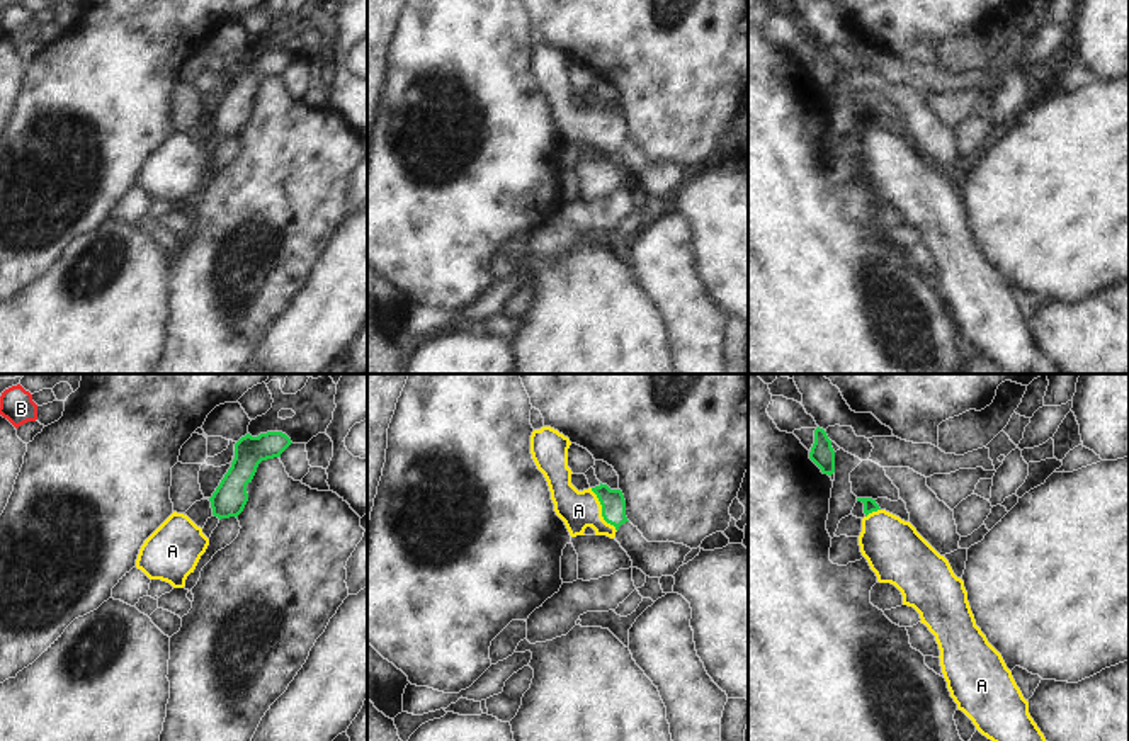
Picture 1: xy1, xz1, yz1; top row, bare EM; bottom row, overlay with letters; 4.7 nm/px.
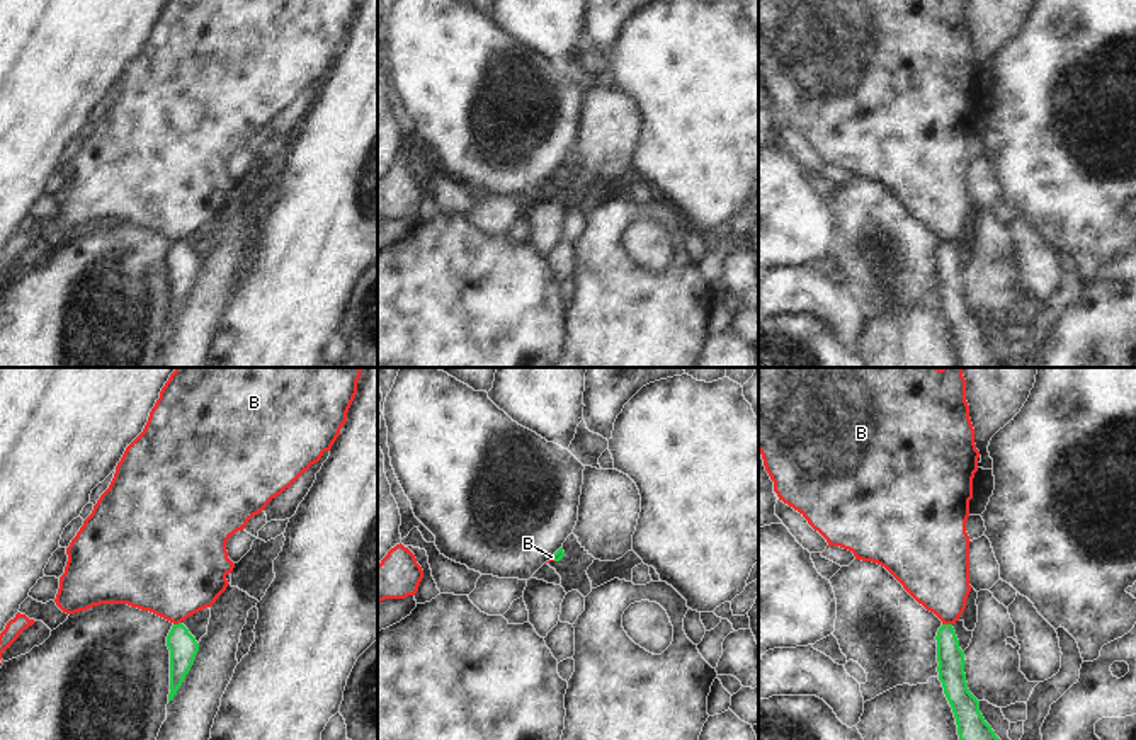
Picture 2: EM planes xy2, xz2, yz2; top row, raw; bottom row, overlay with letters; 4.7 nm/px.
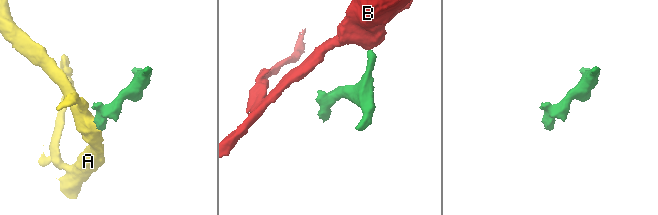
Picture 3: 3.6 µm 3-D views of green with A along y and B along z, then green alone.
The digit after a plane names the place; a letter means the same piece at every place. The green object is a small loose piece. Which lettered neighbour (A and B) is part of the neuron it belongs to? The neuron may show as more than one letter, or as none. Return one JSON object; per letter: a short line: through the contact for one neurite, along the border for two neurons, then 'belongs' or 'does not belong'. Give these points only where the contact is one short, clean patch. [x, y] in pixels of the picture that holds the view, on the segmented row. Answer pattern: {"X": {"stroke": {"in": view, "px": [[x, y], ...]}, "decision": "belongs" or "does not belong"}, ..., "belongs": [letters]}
{"A": {"stroke": {"in": "xz1", "px": [[612, 502], [602, 510], [578, 510]]}, "decision": "belongs"}, "B": {"stroke": {"in": "yz2", "px": [[942, 623], [951, 625]]}, "decision": "does not belong"}, "belongs": ["A"]}

